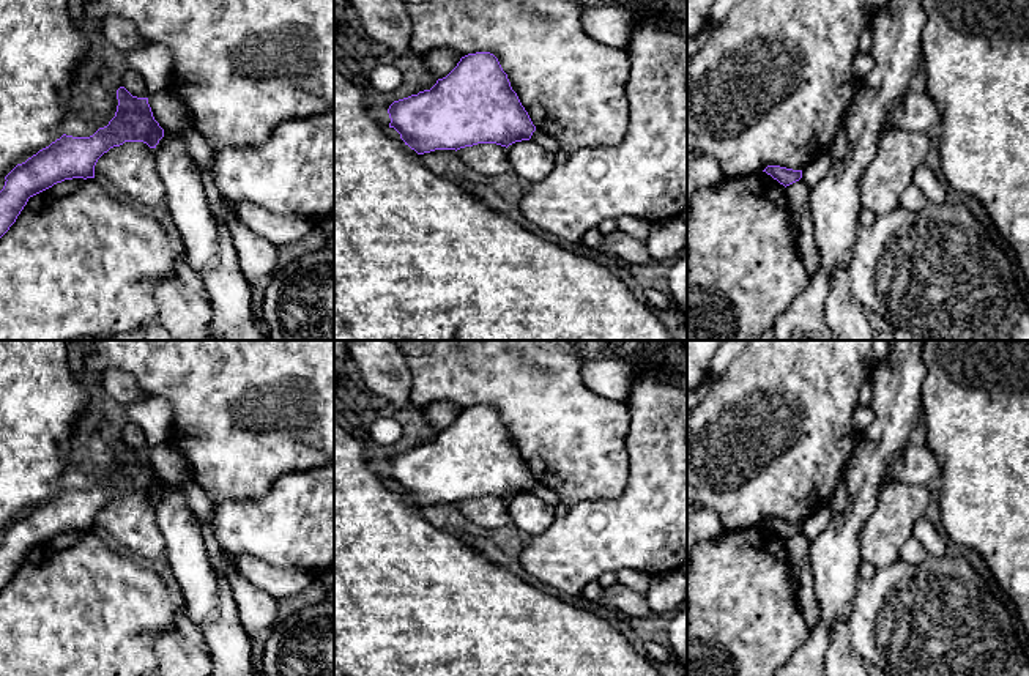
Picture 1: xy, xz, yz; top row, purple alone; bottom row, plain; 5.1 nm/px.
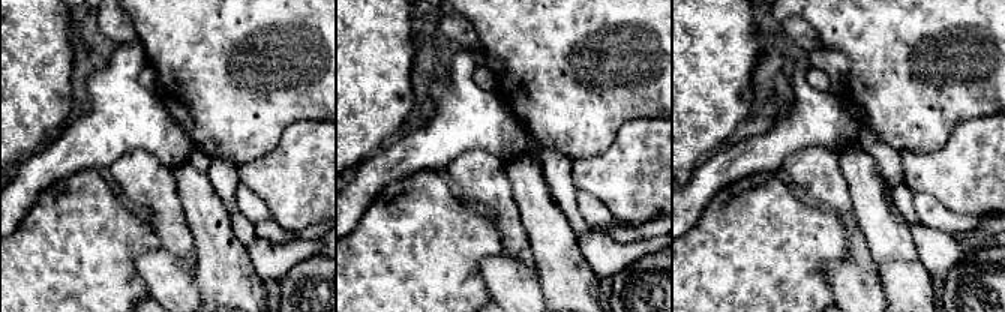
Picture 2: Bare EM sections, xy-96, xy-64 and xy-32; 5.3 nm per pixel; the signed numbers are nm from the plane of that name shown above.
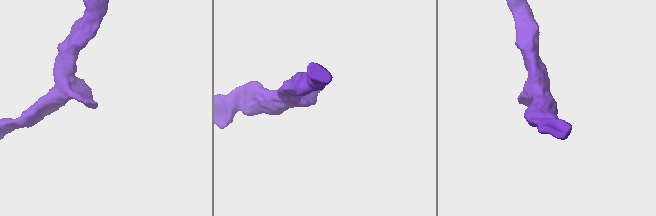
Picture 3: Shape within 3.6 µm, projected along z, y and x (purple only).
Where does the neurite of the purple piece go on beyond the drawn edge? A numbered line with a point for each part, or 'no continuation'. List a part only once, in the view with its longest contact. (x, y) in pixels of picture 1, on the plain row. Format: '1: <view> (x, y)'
no continuation

